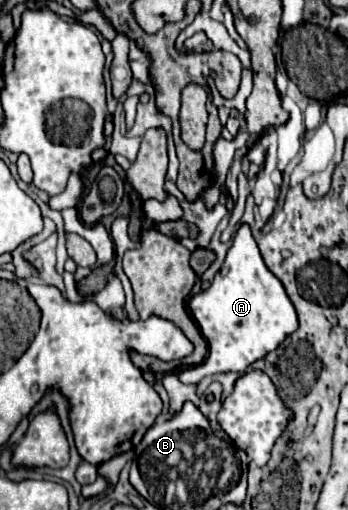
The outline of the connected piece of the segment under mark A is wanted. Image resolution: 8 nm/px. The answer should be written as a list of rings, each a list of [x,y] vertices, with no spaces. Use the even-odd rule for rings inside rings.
[[[248,223],[238,227],[222,269],[204,293],[190,299],[190,309],[208,341],[208,357],[202,365],[180,371],[182,383],[198,383],[206,375],[224,371],[244,373],[248,365],[276,349],[298,327],[294,305],[282,283],[264,265]]]

